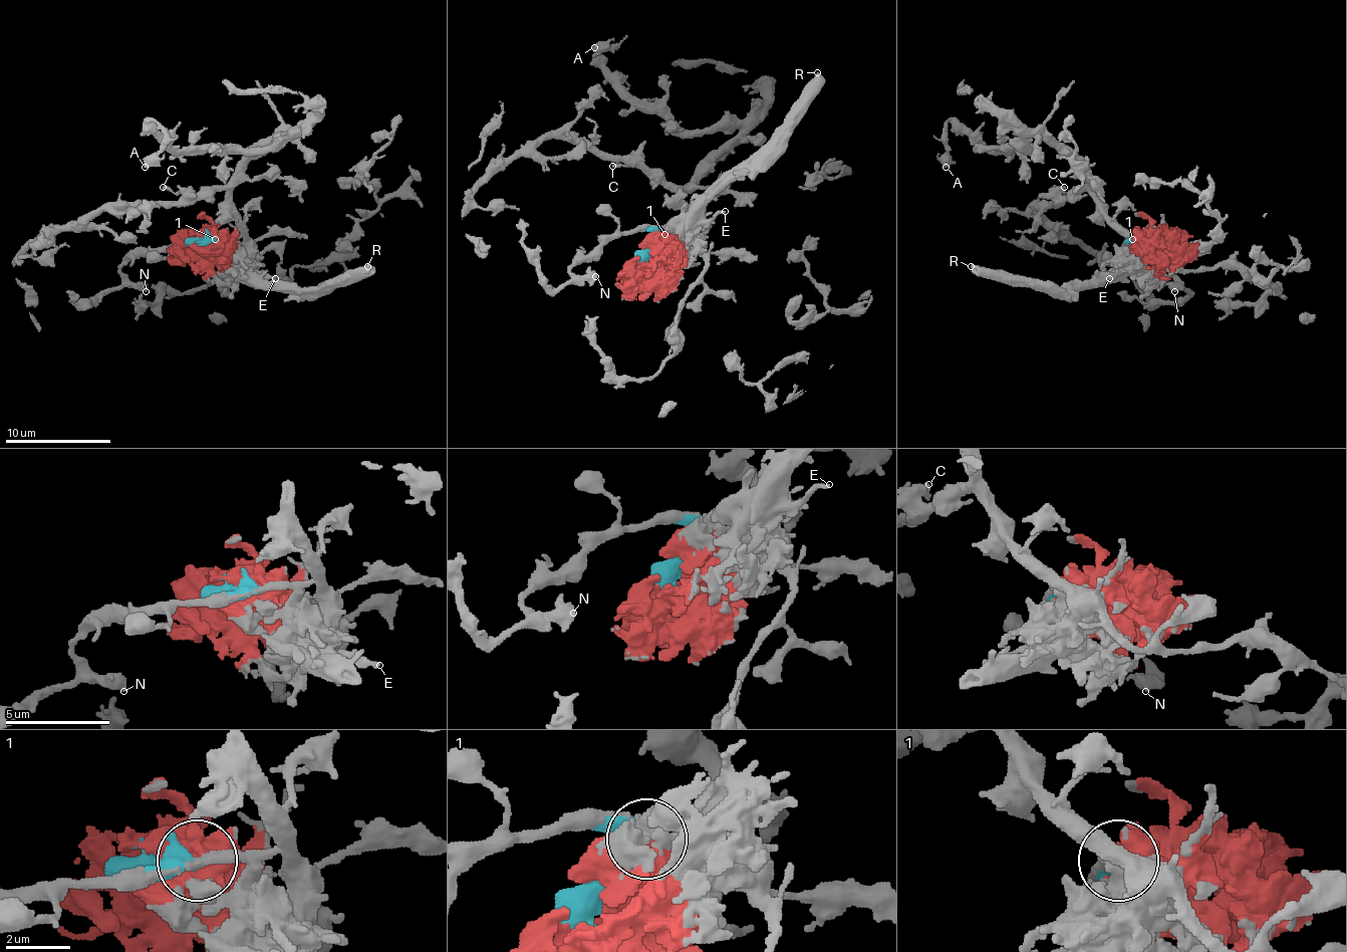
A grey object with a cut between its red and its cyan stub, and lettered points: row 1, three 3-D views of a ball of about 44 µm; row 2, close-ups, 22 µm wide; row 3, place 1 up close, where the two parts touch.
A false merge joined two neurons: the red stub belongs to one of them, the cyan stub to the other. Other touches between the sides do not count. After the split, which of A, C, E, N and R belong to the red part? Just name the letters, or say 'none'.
E, R

